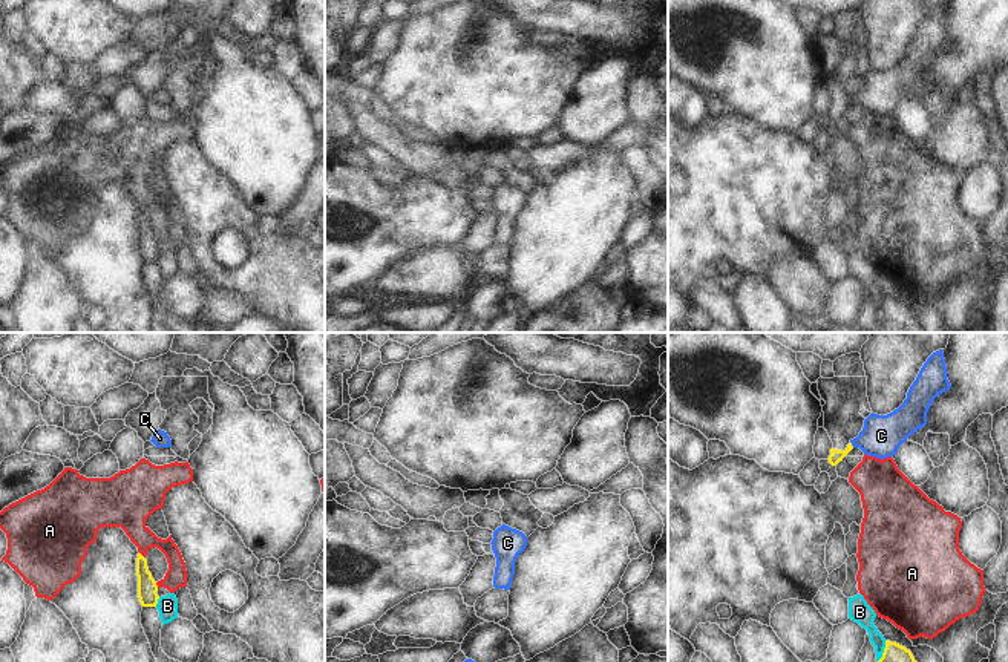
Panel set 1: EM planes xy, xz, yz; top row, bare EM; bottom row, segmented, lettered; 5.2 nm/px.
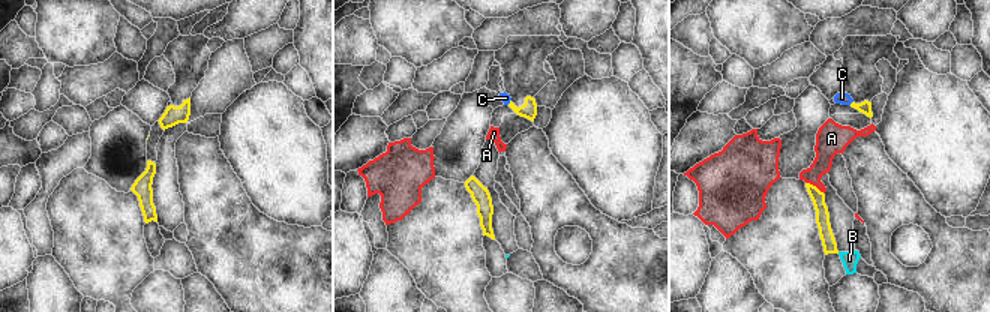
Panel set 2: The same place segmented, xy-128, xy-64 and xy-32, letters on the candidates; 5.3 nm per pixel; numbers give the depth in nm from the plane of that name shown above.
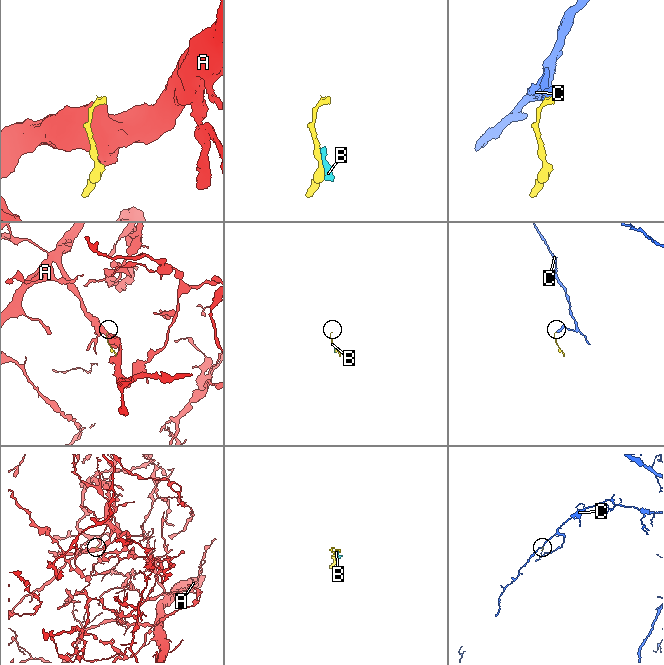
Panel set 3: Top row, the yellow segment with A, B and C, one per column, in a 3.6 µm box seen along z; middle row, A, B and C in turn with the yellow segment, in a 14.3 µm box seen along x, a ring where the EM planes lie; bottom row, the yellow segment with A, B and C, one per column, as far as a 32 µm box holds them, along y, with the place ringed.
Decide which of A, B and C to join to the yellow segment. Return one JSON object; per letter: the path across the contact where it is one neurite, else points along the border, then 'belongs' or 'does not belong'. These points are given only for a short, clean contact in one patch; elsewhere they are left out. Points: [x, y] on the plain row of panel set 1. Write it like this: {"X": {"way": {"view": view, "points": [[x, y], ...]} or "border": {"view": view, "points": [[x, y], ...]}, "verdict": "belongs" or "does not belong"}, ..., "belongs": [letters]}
{"A": {"verdict": "does not belong"}, "B": {"border": {"view": "yz", "points": [[886, 298], [883, 313], [877, 319]]}, "verdict": "does not belong"}, "C": {"border": {"view": "yz", "points": [[850, 98], [854, 103]]}, "verdict": "does not belong"}, "belongs": []}

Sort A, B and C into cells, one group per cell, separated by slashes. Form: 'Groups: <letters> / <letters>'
Groups: A / B / C.

